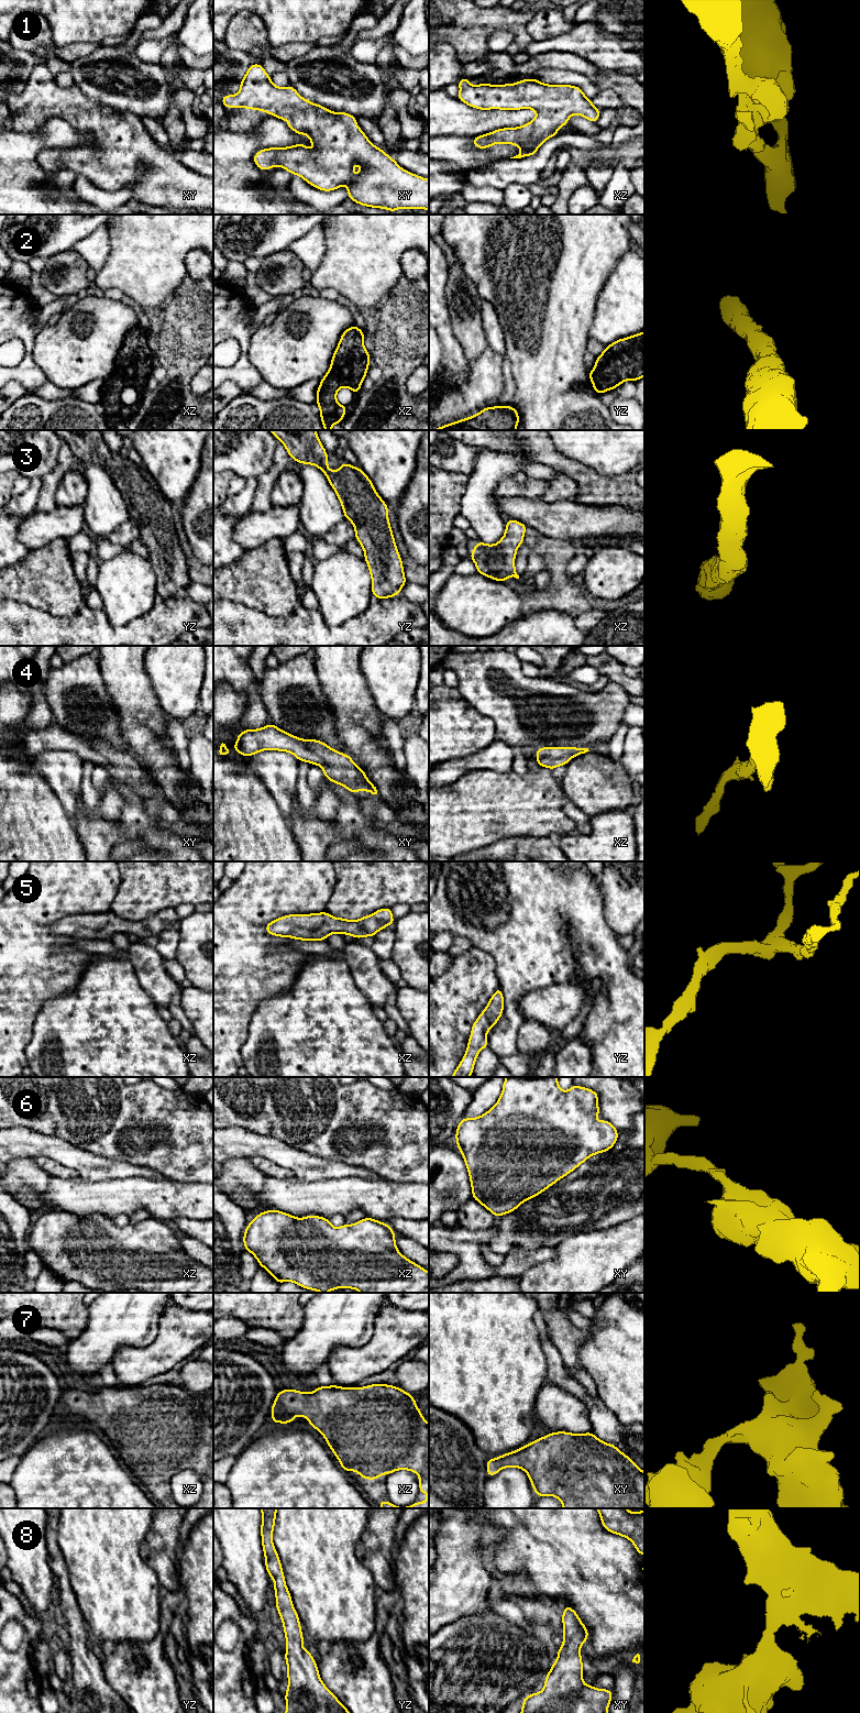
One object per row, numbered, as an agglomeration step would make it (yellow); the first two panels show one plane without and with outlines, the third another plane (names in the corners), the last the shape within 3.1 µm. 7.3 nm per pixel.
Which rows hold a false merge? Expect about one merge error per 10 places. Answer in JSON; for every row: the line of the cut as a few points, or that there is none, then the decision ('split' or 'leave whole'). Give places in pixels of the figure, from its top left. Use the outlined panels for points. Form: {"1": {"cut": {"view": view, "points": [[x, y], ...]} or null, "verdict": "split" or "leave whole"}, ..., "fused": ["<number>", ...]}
{"1": {"cut": null, "verdict": "leave whole"}, "2": {"cut": null, "verdict": "leave whole"}, "3": {"cut": null, "verdict": "leave whole"}, "4": {"cut": null, "verdict": "leave whole"}, "5": {"cut": null, "verdict": "leave whole"}, "6": {"cut": null, "verdict": "leave whole"}, "7": {"cut": null, "verdict": "leave whole"}, "8": {"cut": null, "verdict": "leave whole"}, "fused": []}

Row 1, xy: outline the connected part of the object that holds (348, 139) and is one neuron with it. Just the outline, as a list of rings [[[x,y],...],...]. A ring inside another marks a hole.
[[[252,64],[240,83],[236,95],[221,97],[224,108],[241,107],[269,113],[283,121],[286,119],[290,130],[298,135],[308,135],[313,144],[312,151],[302,143],[262,149],[253,156],[260,169],[269,171],[277,165],[322,191],[346,185],[349,199],[365,207],[388,209],[390,212],[400,208],[429,210],[429,179],[401,168],[394,158],[375,146],[356,125],[357,118],[346,112],[332,112],[307,100],[291,85],[275,86],[262,64]]]

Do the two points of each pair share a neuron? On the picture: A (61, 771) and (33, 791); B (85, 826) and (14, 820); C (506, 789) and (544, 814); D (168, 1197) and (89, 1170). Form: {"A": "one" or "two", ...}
{"A": "two", "B": "two", "C": "one", "D": "two"}

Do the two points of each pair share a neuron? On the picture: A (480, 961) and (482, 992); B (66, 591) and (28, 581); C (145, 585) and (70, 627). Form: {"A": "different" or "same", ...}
{"A": "same", "B": "same", "C": "different"}

